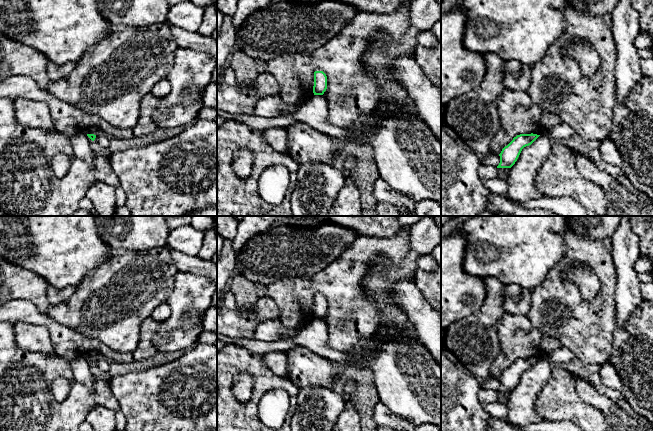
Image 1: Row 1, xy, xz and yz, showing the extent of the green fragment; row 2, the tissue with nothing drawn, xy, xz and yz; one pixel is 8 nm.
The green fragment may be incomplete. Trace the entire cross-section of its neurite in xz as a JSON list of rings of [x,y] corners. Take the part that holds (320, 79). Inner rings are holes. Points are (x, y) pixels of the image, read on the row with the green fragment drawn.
[[[323,71],[314,72],[314,95],[323,95],[327,89],[327,76]]]

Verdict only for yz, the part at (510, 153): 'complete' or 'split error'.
complete

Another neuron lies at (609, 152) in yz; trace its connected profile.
[[[604,139],[599,145],[600,155],[603,161],[614,166],[621,166],[623,158],[615,143],[610,139]]]

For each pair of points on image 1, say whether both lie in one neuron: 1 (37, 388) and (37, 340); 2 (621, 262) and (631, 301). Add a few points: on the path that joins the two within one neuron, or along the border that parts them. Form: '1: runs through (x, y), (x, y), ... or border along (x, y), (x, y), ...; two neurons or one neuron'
1: border along (15, 342), (23, 350), (54, 354); two neurons
2: runs through (626, 272), (628, 291); one neuron

